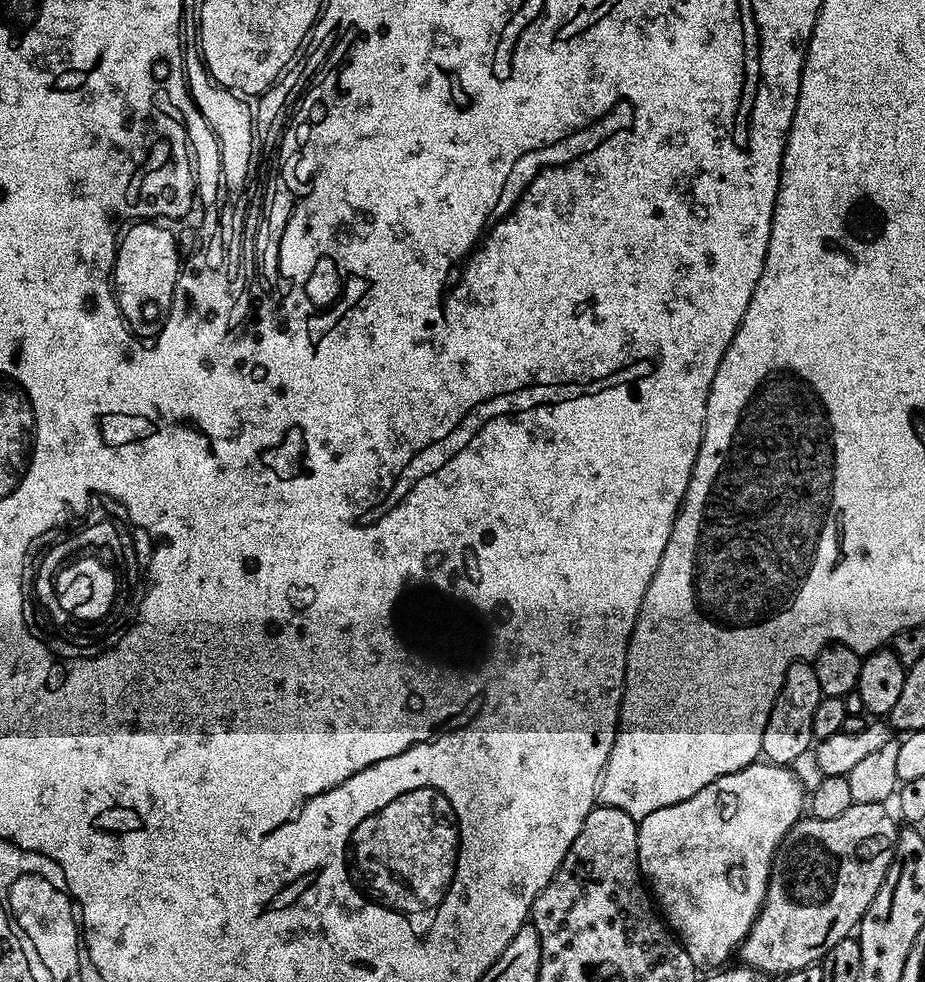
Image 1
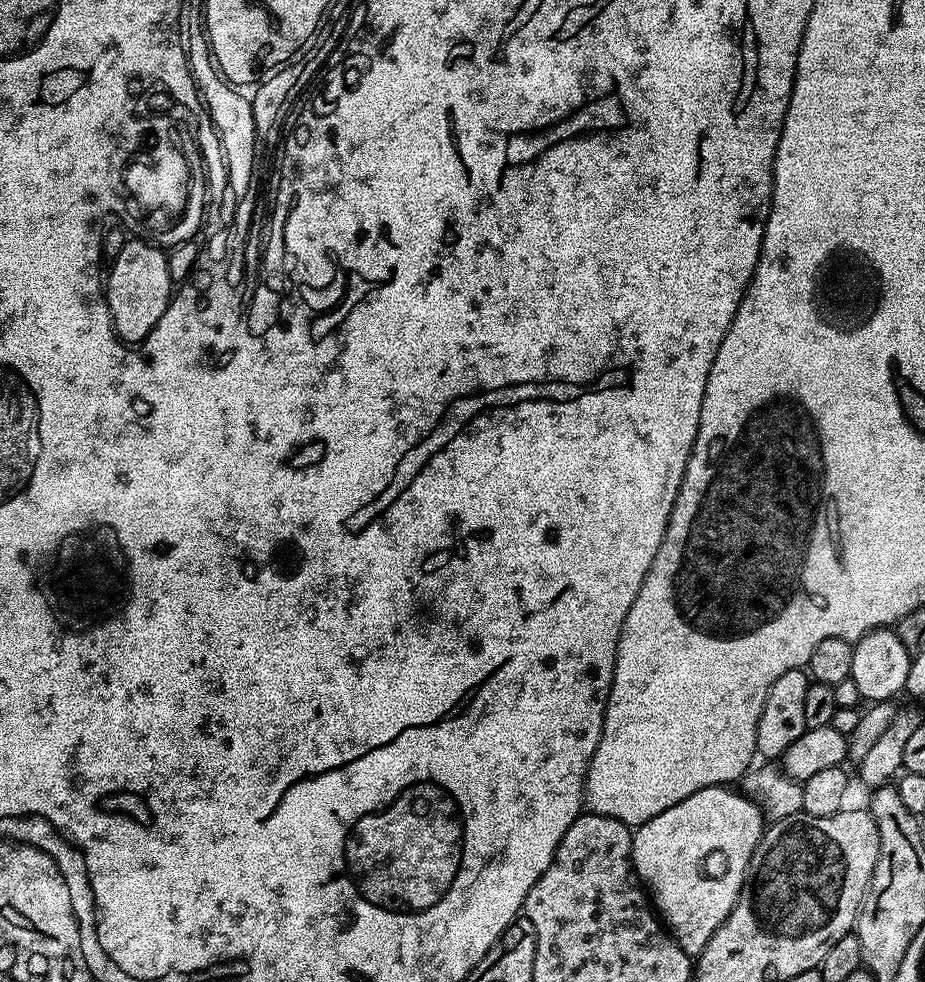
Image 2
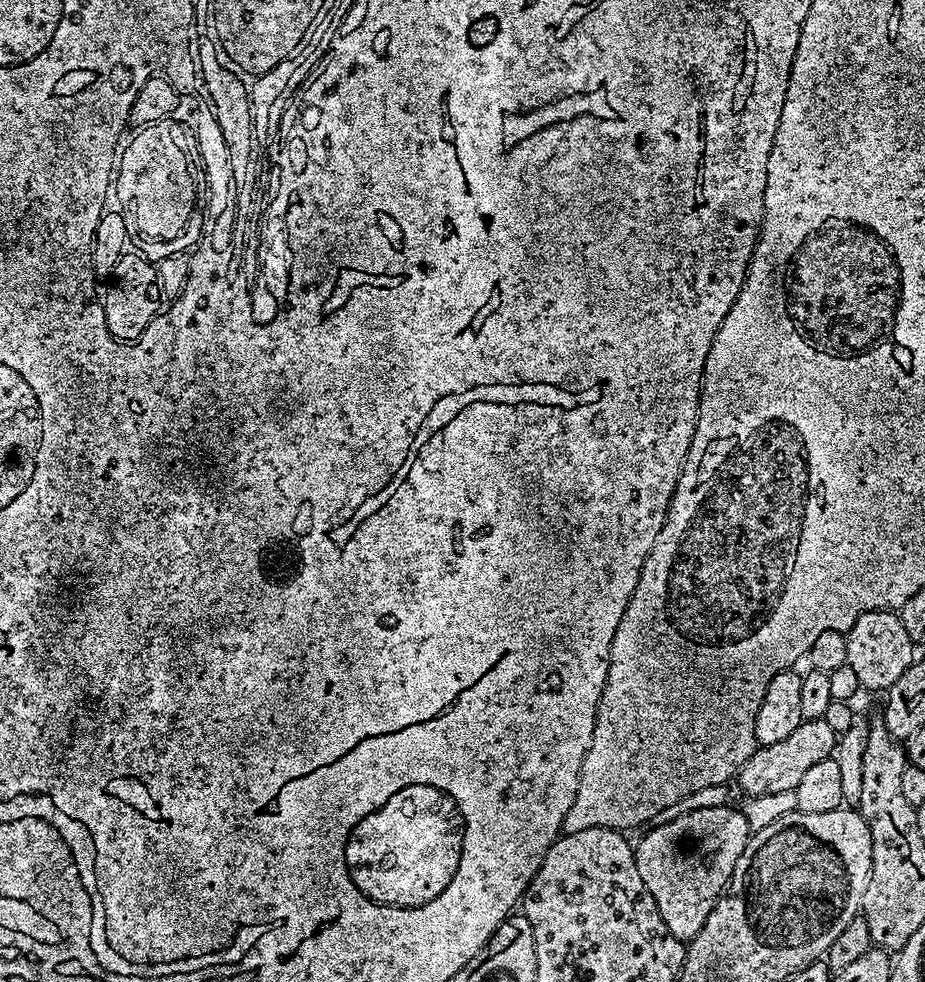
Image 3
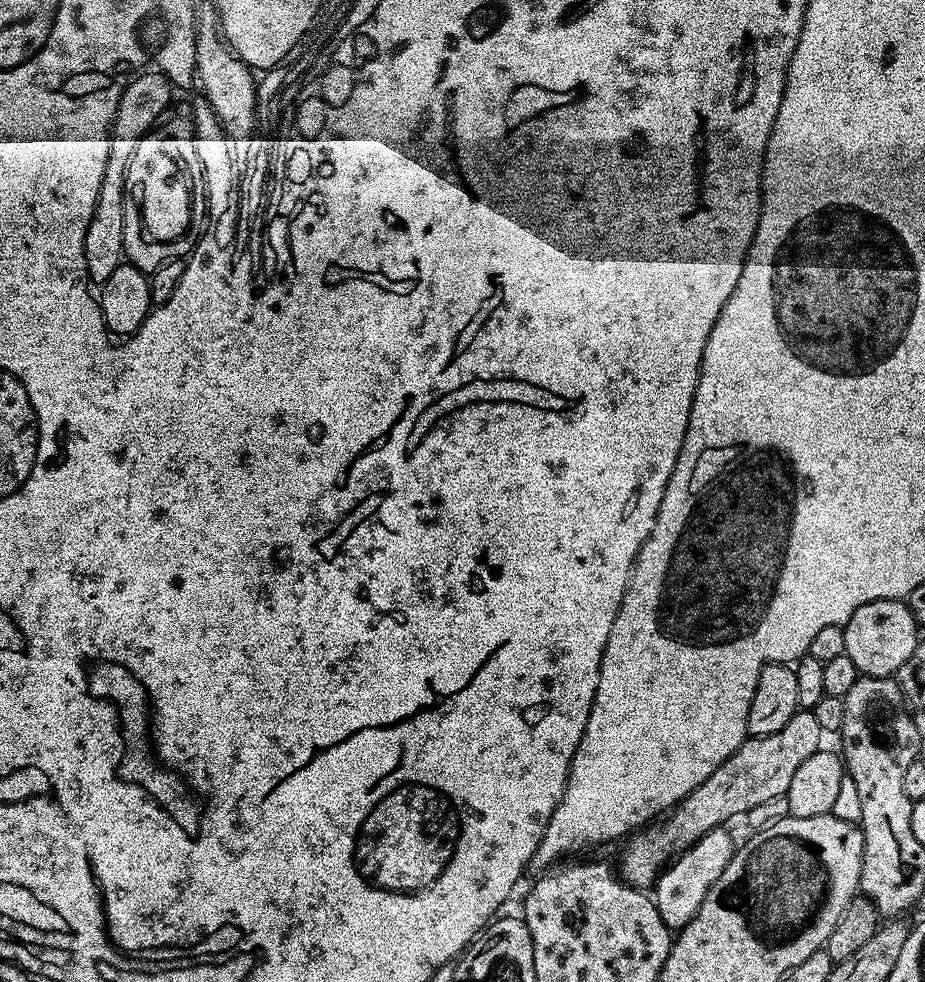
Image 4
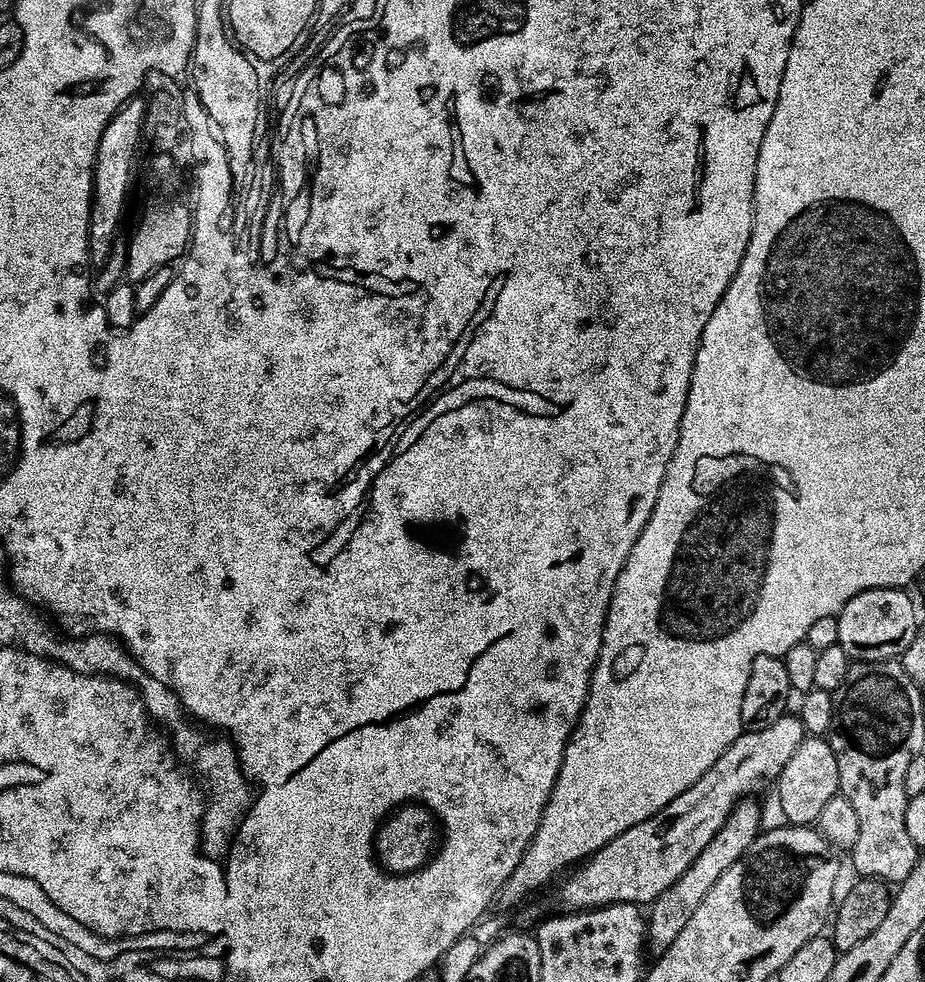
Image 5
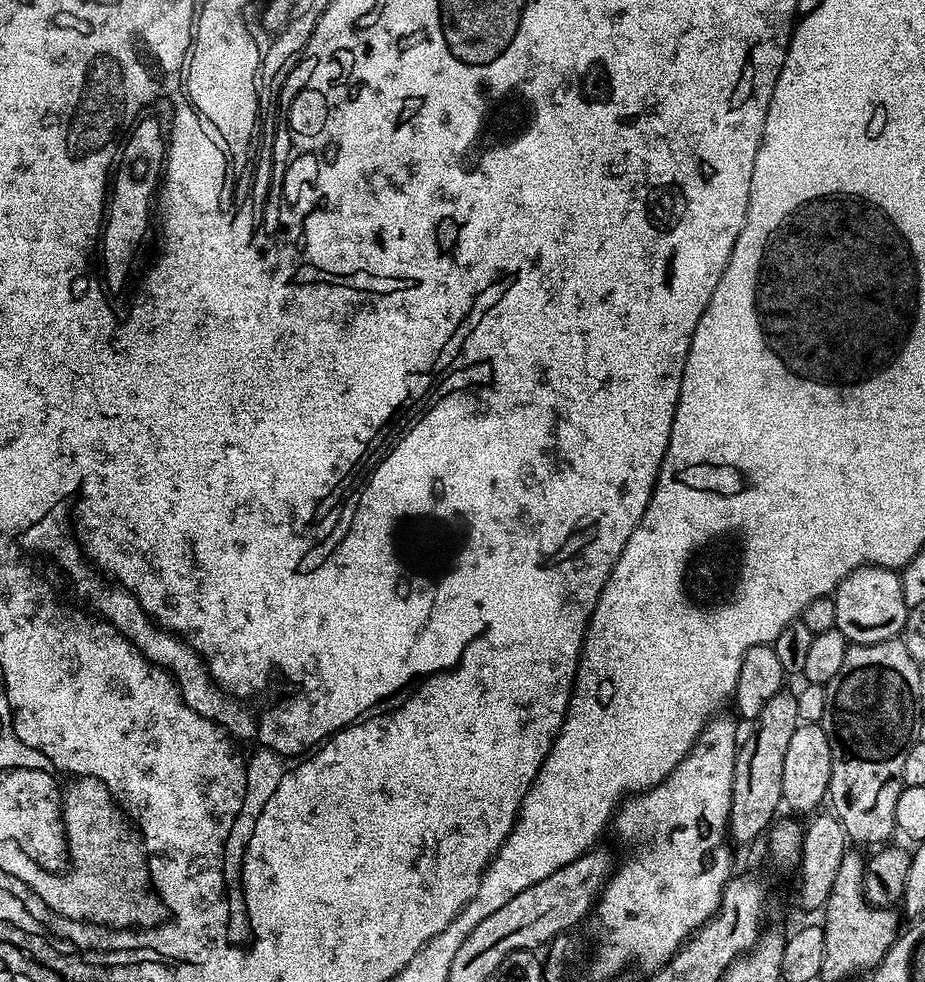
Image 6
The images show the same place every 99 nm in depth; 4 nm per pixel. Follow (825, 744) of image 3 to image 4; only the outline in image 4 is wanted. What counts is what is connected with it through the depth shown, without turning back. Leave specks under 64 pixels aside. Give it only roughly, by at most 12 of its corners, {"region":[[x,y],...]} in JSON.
{"region":[[797,710],[745,740],[671,815],[627,841],[624,883],[651,889],[677,849],[762,803],[822,733]]}

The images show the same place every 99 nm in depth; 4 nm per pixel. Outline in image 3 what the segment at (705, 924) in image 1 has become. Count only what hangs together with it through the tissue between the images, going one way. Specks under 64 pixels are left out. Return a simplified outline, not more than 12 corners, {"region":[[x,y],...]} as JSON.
{"region":[[696,808],[635,845],[674,938],[693,940],[728,888],[743,811]]}

